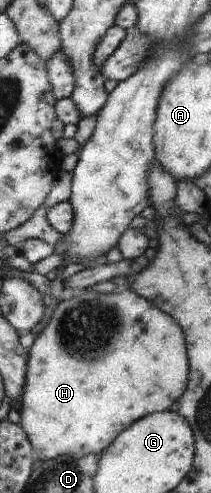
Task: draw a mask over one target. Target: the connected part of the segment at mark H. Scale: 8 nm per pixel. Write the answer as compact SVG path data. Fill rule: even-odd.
M124 288L112 294L85 290L79 296L57 304L53 311L51 320L31 344L26 361L25 387L17 411L18 425L36 455L36 464L60 457L73 459L88 453L99 454L123 428L127 428L127 424L133 424L147 414L167 410L185 391L188 361L181 328L171 316L135 292Z

